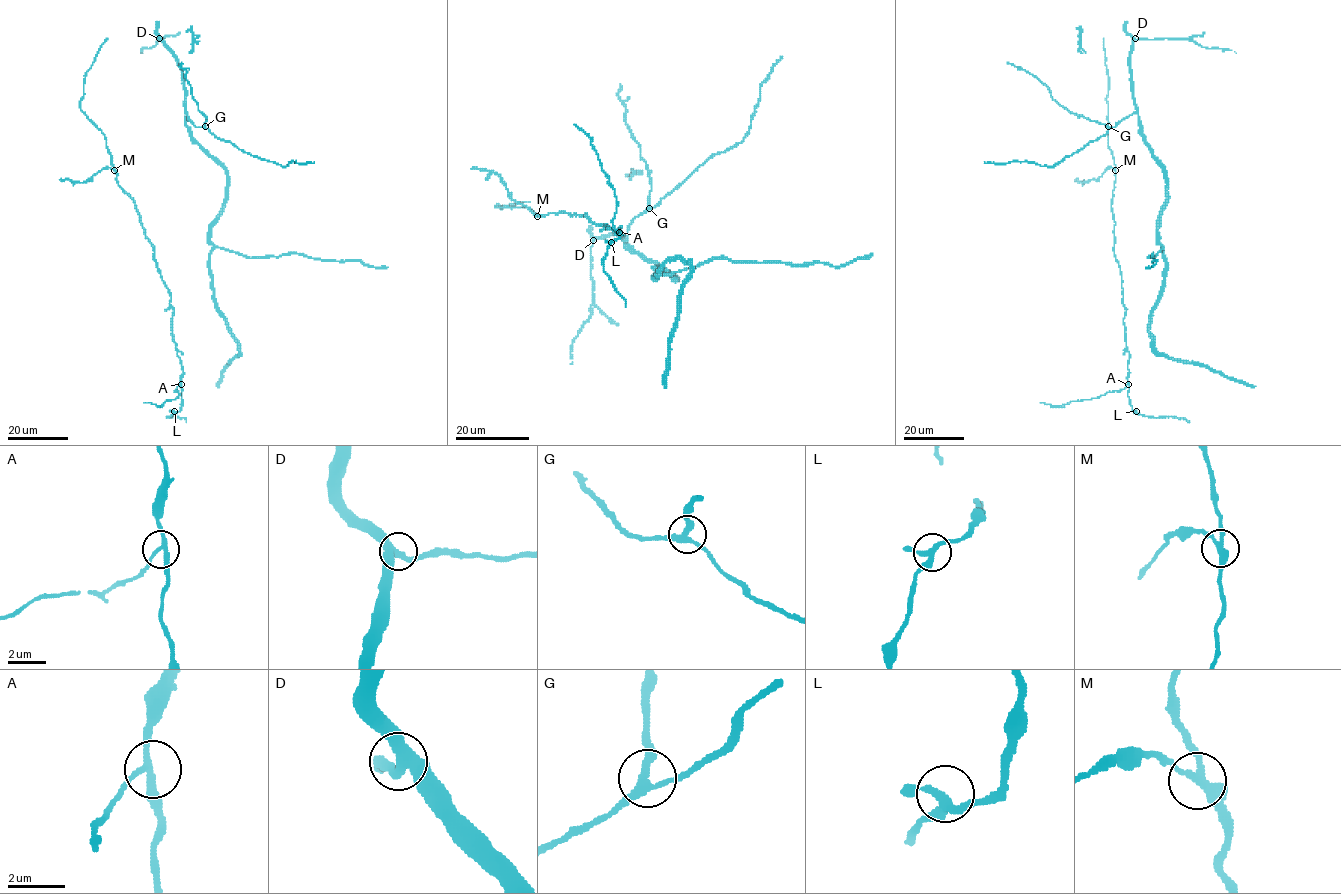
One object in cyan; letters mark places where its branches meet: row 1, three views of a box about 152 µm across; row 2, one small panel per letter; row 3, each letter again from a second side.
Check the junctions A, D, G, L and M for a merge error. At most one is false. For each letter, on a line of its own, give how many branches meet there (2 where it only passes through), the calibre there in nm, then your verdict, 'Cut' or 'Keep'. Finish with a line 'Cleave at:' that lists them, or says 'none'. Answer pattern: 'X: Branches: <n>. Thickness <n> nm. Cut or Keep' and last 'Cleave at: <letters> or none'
A: Branches: 3. Thickness 200 nm. Keep
D: Branches: 3. Thickness 380 nm. Keep
G: Branches: 3. Thickness 260 nm. Keep
L: Branches: 3. Thickness 240 nm. Keep
M: Branches: 3. Thickness 280 nm. Cut
Cleave at: M

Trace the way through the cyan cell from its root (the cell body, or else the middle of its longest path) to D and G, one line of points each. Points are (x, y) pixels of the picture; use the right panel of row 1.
D: (1165, 267), (1157, 219), (1167, 196), (1166, 171), (1143, 138), (1139, 124), (1129, 62), (1135, 38)
G: (1165, 267), (1157, 219), (1167, 196), (1166, 171), (1143, 138), (1136, 113), (1124, 117), (1113, 127), (1108, 126)

